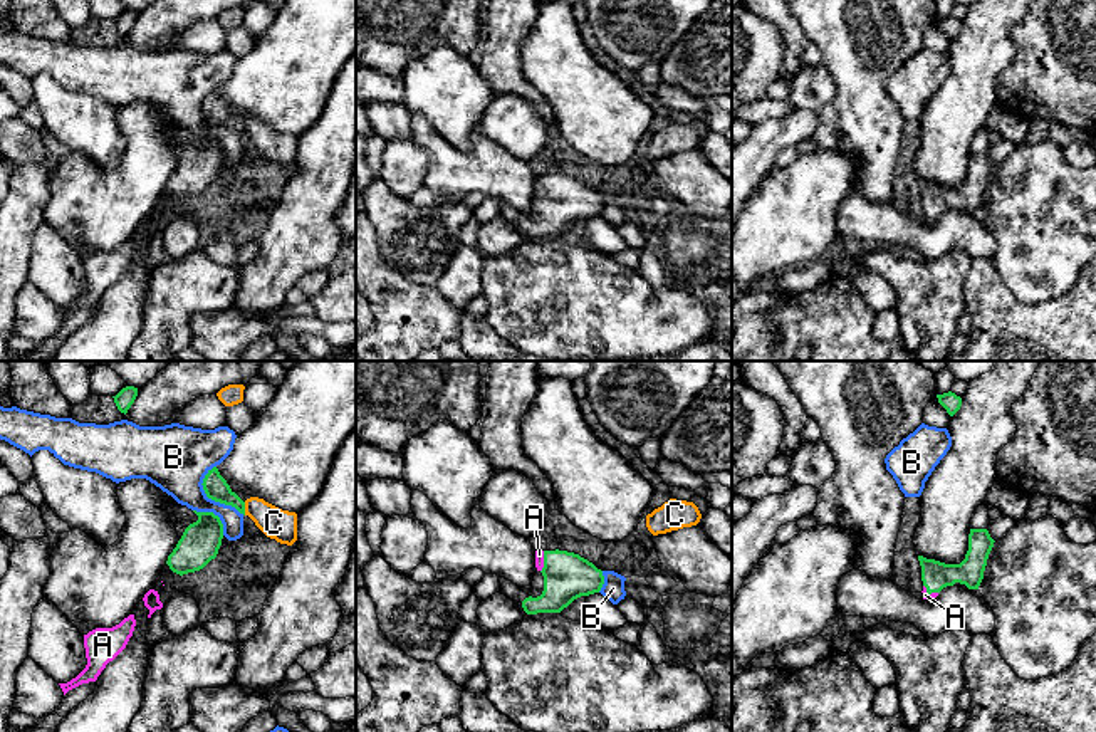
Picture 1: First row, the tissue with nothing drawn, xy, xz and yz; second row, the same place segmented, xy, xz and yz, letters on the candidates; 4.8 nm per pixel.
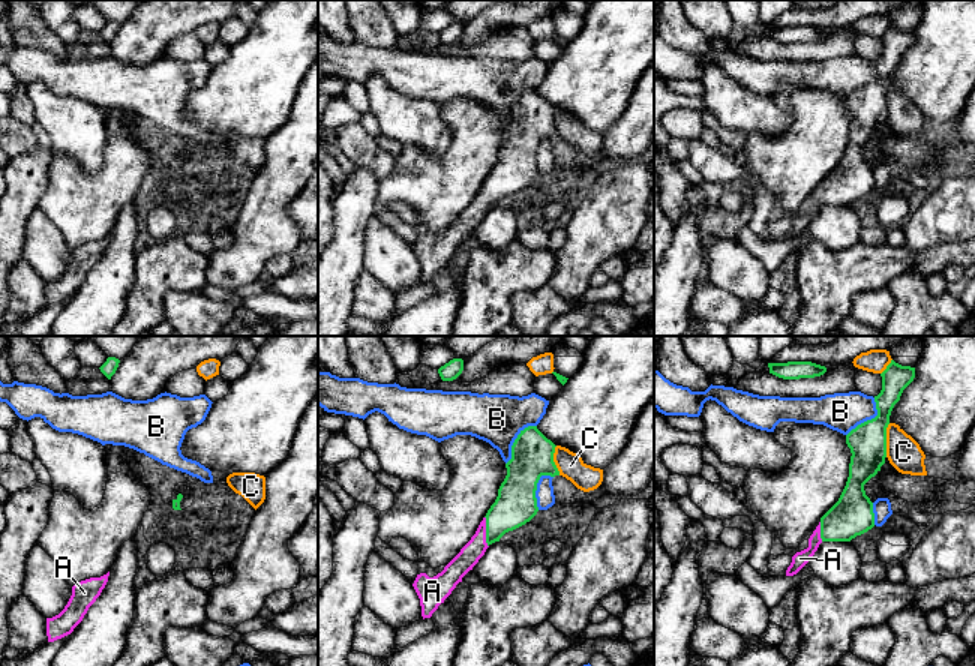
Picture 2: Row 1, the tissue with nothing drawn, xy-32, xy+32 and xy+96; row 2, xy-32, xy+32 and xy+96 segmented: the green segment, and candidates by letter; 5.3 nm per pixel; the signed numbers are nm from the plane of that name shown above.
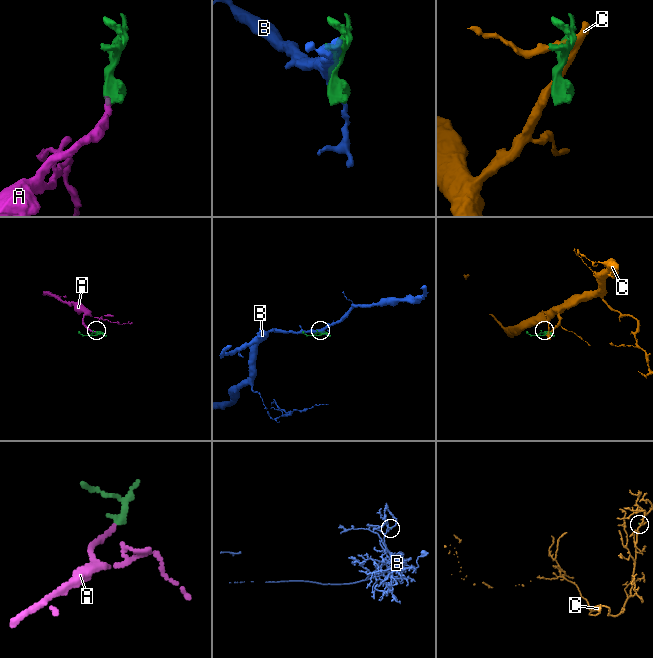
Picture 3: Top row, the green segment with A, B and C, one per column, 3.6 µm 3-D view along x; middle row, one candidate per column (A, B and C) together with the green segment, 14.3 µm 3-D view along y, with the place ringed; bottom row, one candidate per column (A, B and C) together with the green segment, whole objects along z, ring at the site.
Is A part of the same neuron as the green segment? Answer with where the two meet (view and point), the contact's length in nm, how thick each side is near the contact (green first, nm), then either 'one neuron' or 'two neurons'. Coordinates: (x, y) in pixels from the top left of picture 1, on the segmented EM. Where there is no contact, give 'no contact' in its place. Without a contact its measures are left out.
contact xz (544, 561); length 110 nm; calibres 220 and 50 nm; one neuron

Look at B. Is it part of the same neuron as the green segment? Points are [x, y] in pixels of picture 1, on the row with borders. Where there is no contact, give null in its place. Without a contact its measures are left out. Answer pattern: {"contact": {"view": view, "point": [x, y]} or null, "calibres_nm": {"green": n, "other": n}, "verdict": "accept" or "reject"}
{"contact": {"view": "xy", "point": [212, 499]}, "calibres_nm": {"green": 120, "other": 300}, "verdict": "reject"}

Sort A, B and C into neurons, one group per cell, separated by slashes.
A / B / C

